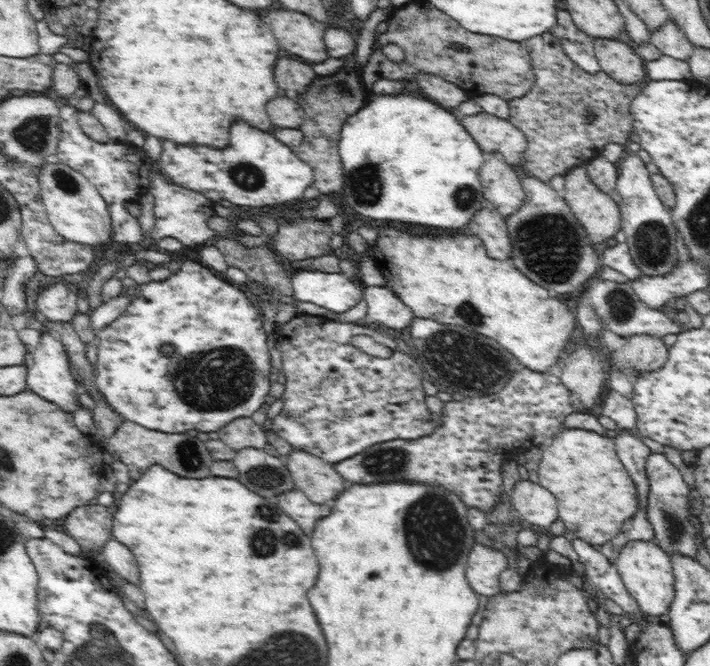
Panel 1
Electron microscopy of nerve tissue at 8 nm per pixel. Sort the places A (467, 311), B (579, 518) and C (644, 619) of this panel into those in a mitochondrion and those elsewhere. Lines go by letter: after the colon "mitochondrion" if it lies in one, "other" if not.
A: mitochondrion
B: other
C: other

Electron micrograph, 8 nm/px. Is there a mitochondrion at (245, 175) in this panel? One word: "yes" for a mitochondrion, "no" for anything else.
yes

